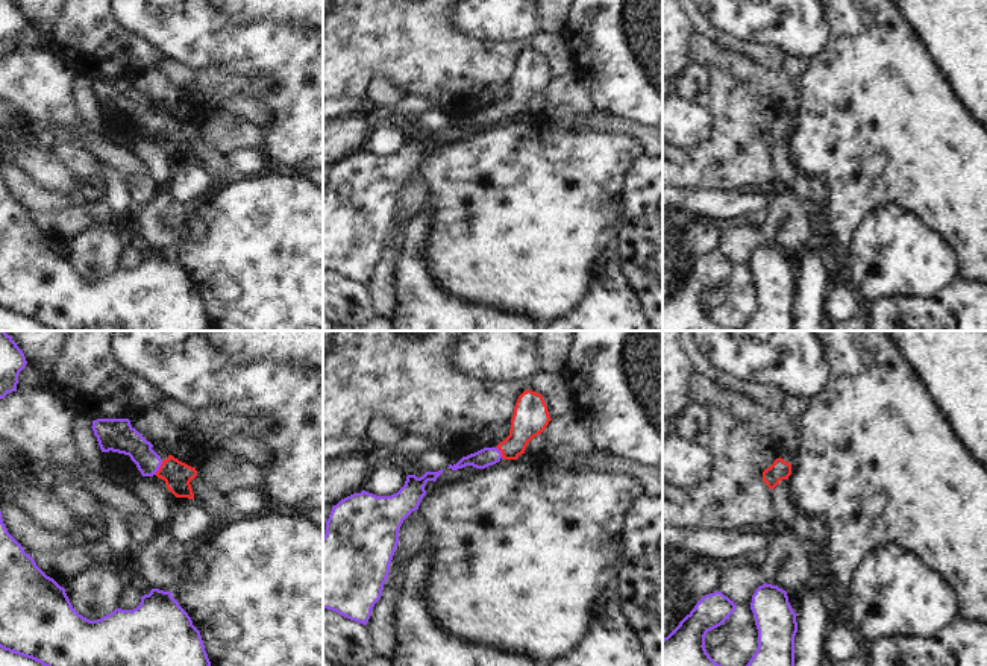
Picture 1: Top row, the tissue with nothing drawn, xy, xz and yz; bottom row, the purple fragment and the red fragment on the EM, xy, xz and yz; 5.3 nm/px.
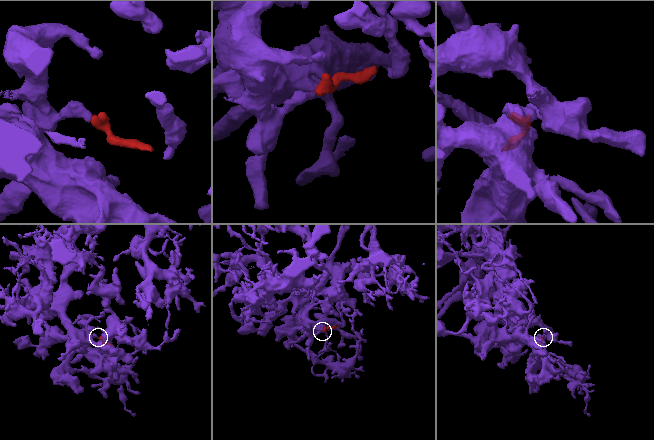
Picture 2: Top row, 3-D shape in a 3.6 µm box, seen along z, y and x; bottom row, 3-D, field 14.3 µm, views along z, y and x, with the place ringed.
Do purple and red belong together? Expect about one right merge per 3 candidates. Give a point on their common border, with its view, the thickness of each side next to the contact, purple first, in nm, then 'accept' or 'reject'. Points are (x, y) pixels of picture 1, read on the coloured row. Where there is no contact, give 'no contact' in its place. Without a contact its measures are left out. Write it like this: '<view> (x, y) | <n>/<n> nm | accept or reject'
xy (159, 466) | 160/150 nm | accept

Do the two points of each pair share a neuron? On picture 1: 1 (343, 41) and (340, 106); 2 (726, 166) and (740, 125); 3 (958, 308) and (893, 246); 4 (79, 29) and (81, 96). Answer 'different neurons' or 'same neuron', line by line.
1: different neurons
2: same neuron
3: different neurons
4: different neurons

